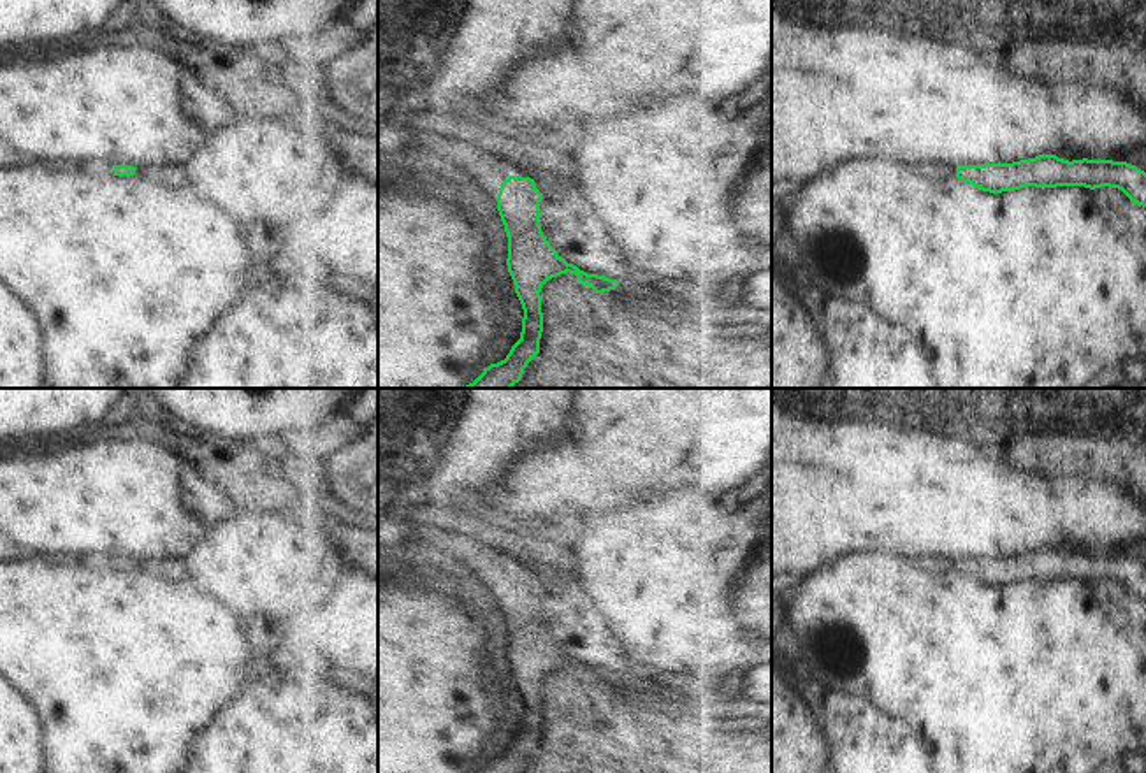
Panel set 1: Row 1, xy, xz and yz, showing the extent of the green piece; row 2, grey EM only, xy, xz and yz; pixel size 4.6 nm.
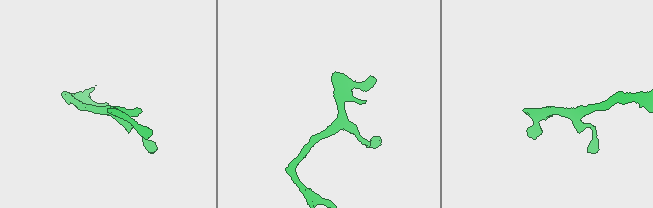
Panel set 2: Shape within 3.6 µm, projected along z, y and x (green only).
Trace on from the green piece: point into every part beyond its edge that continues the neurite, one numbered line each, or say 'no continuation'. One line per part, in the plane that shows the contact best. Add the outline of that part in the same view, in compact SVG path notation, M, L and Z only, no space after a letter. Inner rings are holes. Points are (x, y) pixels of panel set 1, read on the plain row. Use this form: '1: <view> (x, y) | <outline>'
1: xz (489, 564) | M378 508L378 546L401 545L404 538L436 548L464 564L489 590L497 590L501 576L510 571L510 559L476 539L403 520Z

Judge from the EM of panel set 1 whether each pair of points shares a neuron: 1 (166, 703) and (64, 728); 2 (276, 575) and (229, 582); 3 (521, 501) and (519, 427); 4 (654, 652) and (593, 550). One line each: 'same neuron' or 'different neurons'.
1: same neuron
2: same neuron
3: different neurons
4: same neuron

